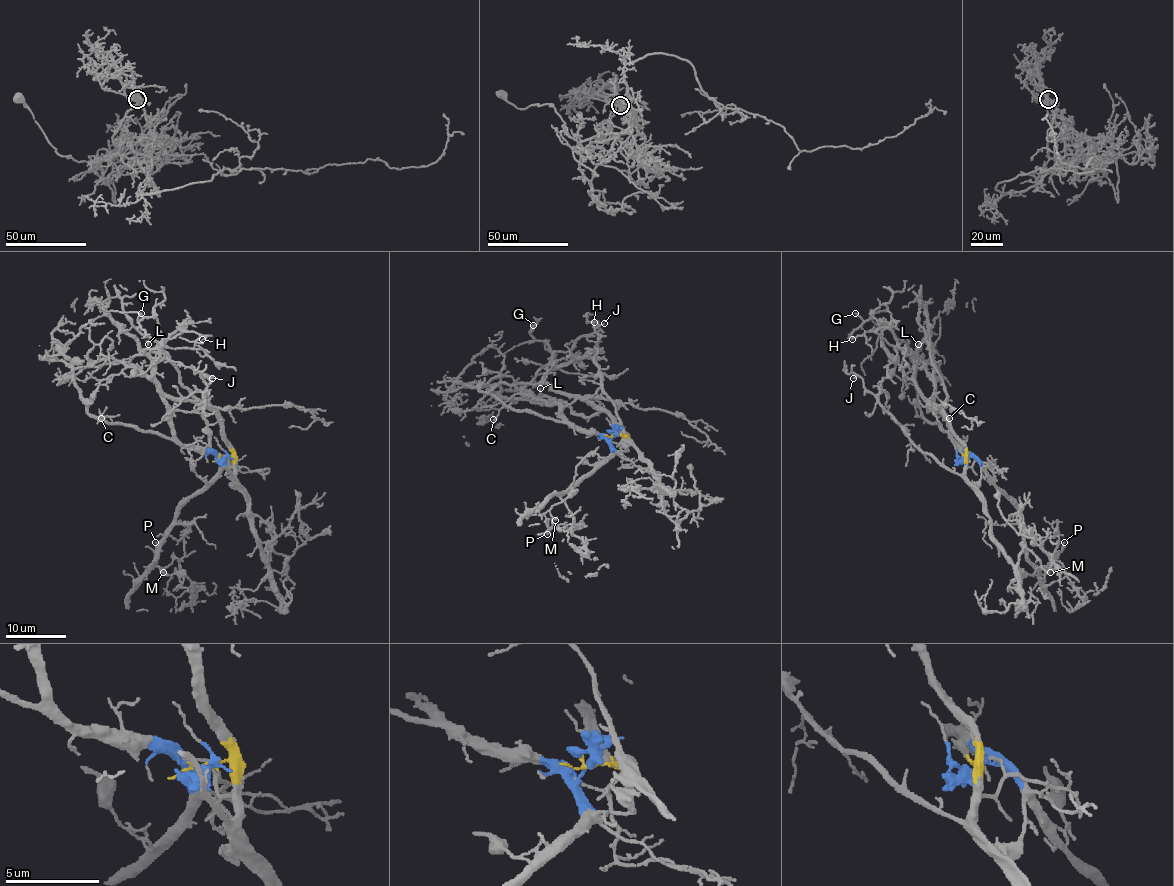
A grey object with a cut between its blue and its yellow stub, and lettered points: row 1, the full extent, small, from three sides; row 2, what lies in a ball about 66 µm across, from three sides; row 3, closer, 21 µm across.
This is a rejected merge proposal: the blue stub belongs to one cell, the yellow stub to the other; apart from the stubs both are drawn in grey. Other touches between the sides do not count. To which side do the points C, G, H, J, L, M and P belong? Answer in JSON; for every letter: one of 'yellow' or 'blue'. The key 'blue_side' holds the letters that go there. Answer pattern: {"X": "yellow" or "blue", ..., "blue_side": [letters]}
{"C": "blue", "G": "yellow", "H": "yellow", "J": "yellow", "L": "yellow", "M": "blue", "P": "blue", "blue_side": ["C", "M", "P"]}

